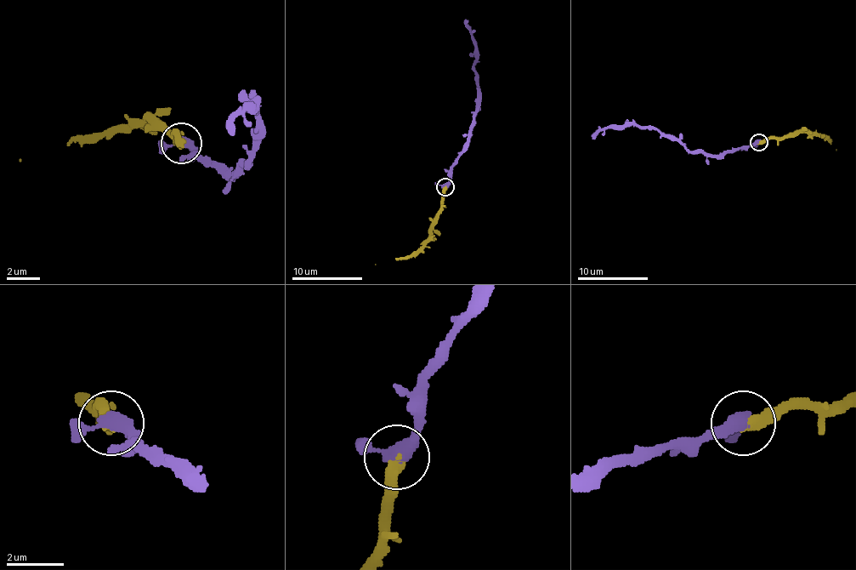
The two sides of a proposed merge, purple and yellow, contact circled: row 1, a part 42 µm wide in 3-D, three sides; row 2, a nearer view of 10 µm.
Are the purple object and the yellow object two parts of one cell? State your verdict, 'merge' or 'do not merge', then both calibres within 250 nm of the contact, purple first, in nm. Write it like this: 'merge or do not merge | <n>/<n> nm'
merge | 400/420 nm

